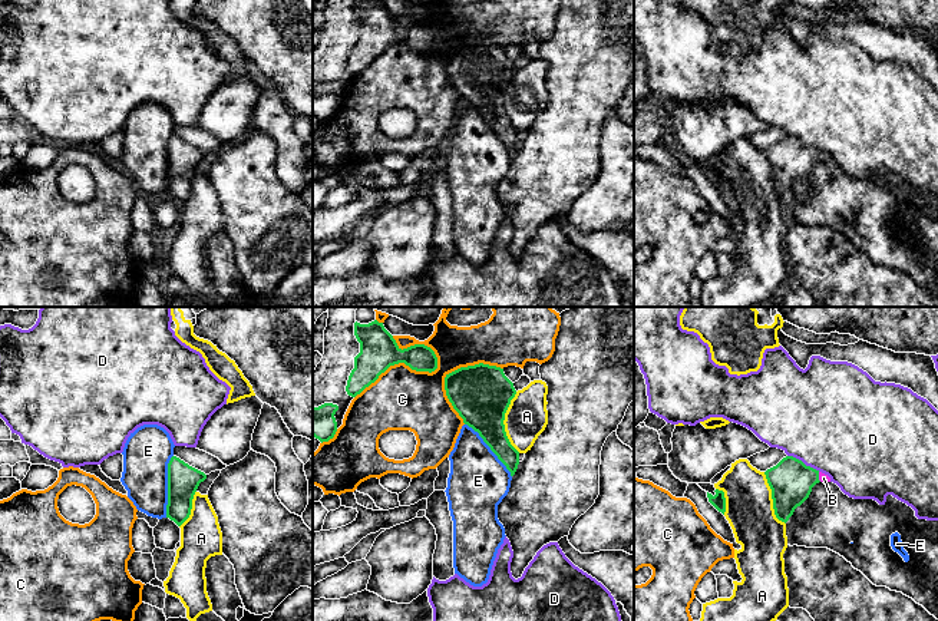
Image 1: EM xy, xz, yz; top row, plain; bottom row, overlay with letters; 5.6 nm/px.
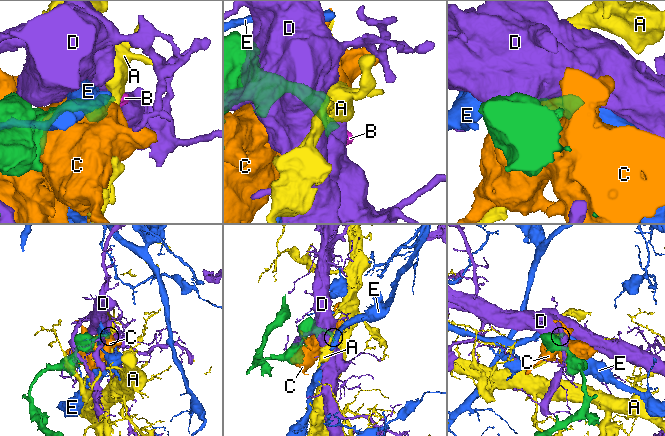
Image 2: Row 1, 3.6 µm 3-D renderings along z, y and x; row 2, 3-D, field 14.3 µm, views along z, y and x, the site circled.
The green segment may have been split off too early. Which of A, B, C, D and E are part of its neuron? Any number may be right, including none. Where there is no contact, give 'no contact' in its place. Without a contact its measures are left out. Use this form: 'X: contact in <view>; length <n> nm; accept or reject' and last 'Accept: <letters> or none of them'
A: contact in xz; length 340 nm; reject
B: contact in yz; length 60 nm; accept
C: contact in xz; length 500 nm; reject
D: contact in yz; length 200 nm; reject
E: contact in xy; length 360 nm; reject
Accept: B

